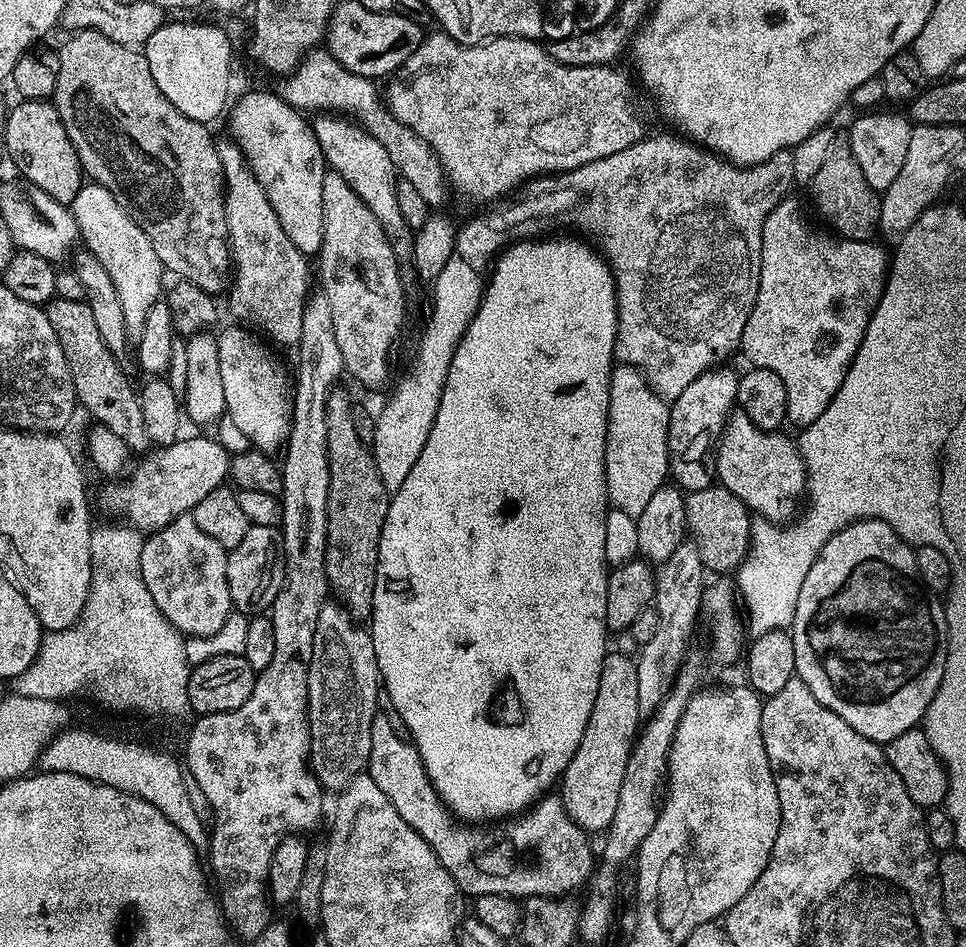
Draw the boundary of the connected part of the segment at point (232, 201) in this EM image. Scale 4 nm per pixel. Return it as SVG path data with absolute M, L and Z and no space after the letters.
M243 163L234 165L229 172L227 169L222 189L230 264L234 269L230 280L233 288L227 289L228 308L240 319L237 321L253 329L280 328L276 336L278 343L299 345L304 309L310 299L309 257L302 255L294 242L286 238L286 230L282 230L282 222L278 222L278 214L274 214L274 206L270 206L263 186Z

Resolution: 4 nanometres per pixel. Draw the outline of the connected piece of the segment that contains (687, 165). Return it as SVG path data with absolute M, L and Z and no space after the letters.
M645 135L643 140L638 141L634 146L626 146L626 150L618 150L618 154L610 154L606 158L598 158L594 162L586 162L582 167L574 169L576 176L572 176L572 180L576 180L576 188L580 188L580 192L584 192L584 196L588 196L588 204L592 204L592 217L586 222L586 228L589 228L594 235L600 239L598 243L599 249L606 257L611 270L612 276L616 279L616 313L618 314L618 326L616 327L616 355L615 359L621 364L629 364L635 368L639 368L644 374L645 380L649 386L655 390L665 402L671 402L678 398L678 394L682 394L682 390L686 390L686 386L690 386L690 382L694 382L694 378L698 378L703 372L708 372L714 367L723 365L724 360L733 351L734 353L740 347L740 339L742 338L742 330L746 326L746 318L750 318L750 310L754 310L754 302L758 298L758 282L760 281L760 255L762 254L762 226L766 222L766 218L770 214L770 210L774 210L774 206L778 206L778 202L789 195L790 189L794 184L794 158L791 151L785 150L774 154L766 162L761 164L749 164L741 166L733 164L732 161L724 159L723 156L709 152L707 148L693 142L688 138L676 136L652 136Z

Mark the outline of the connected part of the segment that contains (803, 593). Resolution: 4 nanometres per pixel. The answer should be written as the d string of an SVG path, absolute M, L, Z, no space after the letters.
M857 520L855 524L848 524L838 534L834 534L822 546L818 558L810 566L806 574L806 582L802 582L802 590L798 590L798 606L794 610L790 635L794 642L794 662L796 676L842 722L850 722L858 734L870 738L875 744L886 746L898 734L906 734L906 730L917 727L923 721L926 710L942 682L942 674L948 657L948 623L944 617L944 604L924 586L924 580L918 570L918 562L913 545L907 544L895 530L881 520Z

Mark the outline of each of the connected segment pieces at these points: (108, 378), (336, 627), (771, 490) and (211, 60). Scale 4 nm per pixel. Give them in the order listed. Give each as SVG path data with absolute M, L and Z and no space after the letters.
M62 298L53 299L47 307L47 314L50 320L56 320L53 324L54 332L58 335L59 344L62 346L63 354L66 355L67 364L71 368L72 381L74 382L77 403L96 420L97 425L113 431L134 454L147 453L152 446L146 425L144 425L144 414L142 412L139 395L132 388L129 380L126 378L121 363L114 359L110 350L106 349L102 342L98 326L95 325L93 311L90 310L87 301L70 301Z
M325 602L318 614L318 626L314 630L314 650L312 651L310 666L308 667L308 725L310 726L310 738L312 739L310 767L321 789L329 790L328 788L336 788L335 790L343 790L354 777L361 775L368 767L368 759L370 758L370 730L372 729L372 719L378 714L376 695L382 689L382 681L380 679L380 671L378 670L378 662L374 658L374 642L372 641L371 631L365 625L363 628L360 625L363 623L357 622L343 603L332 603Z
M736 410L728 417L724 433L714 449L714 476L719 487L737 496L749 513L760 515L776 526L787 525L797 515L796 499L805 495L808 483L799 447L793 441L791 444L784 434L780 430L764 432L754 426L744 412Z
M161 24L154 34L150 34L148 43L143 45L142 51L146 62L150 62L150 74L154 74L154 82L158 82L158 90L166 94L166 98L186 118L212 122L229 103L228 75L232 72L232 44L222 29L214 24Z

